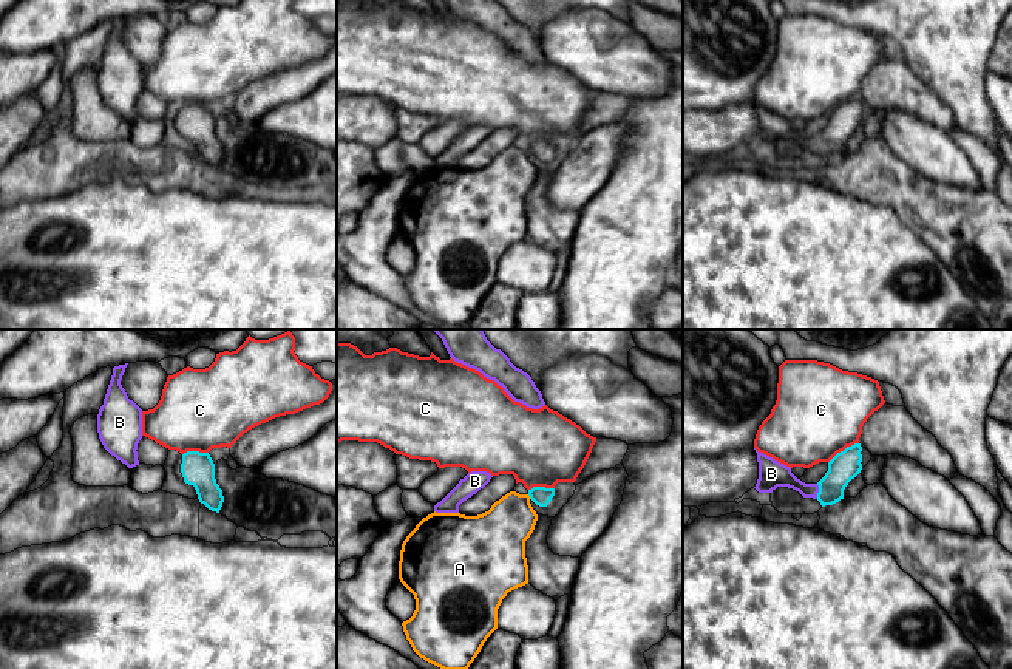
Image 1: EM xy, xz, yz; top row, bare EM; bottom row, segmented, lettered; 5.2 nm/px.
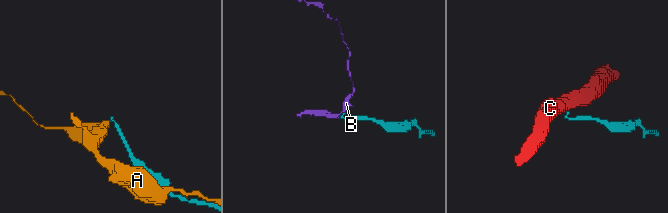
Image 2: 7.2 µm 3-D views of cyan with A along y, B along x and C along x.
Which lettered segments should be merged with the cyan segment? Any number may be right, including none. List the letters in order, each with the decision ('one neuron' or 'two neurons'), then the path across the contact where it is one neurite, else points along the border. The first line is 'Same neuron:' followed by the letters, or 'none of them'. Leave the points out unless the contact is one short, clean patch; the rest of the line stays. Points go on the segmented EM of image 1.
Same neuron: B
A: two neurons
B: one neuron; runs through yz (845, 465), (819, 492), (805, 490), (774, 475)
C: two neurons; border along yz (858, 442), (841, 450), (828, 462)

